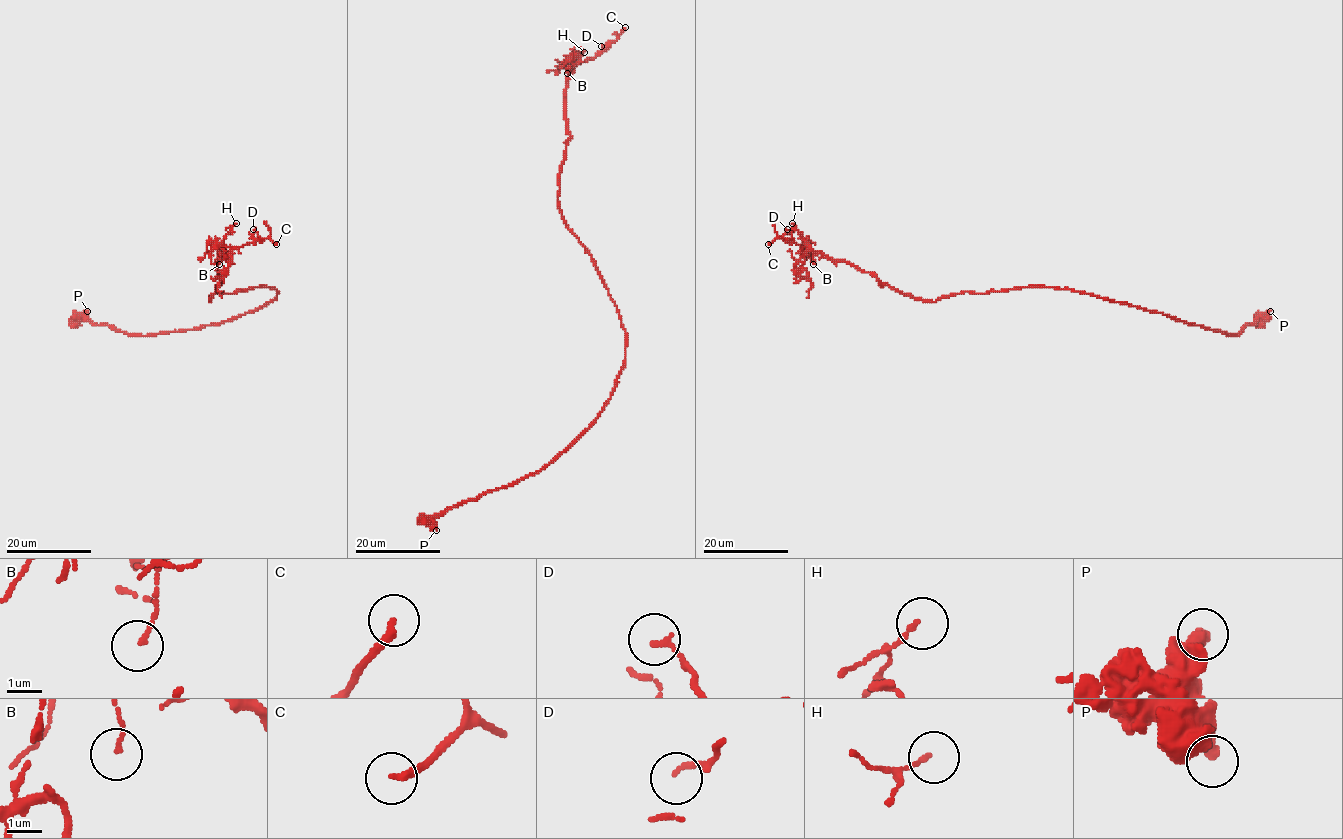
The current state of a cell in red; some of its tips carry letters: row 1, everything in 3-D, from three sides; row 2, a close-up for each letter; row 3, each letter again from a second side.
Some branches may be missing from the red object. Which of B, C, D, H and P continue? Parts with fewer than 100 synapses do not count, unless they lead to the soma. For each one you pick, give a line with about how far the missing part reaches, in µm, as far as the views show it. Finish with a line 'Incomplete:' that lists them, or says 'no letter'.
C: missing 35 µm
Incomplete: C

